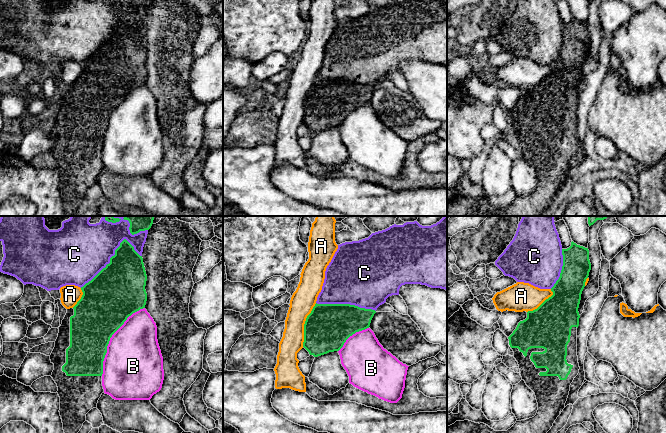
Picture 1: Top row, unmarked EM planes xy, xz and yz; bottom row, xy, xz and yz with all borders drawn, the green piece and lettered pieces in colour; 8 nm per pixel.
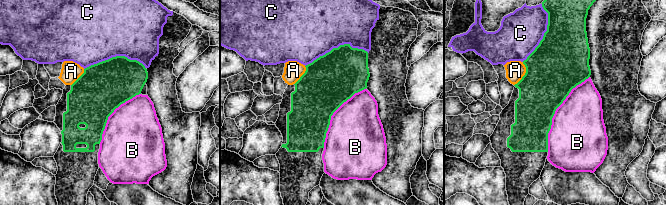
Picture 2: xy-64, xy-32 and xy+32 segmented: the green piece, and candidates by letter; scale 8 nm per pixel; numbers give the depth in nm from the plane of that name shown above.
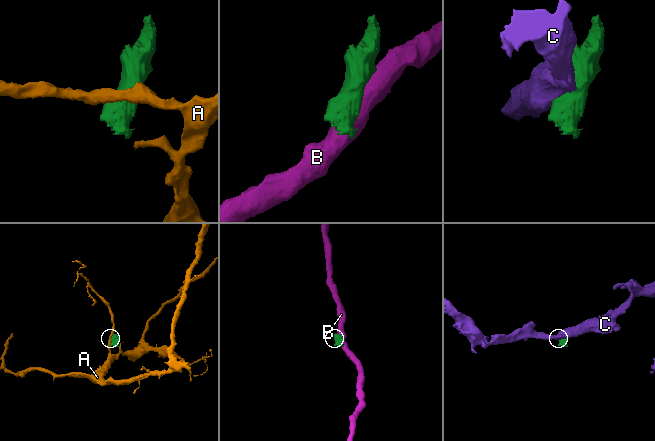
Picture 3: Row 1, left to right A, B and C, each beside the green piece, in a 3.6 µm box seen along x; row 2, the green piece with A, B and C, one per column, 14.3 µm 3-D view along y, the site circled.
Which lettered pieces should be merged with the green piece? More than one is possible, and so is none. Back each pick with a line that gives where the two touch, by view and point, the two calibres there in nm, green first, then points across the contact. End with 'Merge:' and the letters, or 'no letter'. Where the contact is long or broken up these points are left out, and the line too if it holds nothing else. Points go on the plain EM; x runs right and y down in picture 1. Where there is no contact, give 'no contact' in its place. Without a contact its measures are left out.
Merge: no letter

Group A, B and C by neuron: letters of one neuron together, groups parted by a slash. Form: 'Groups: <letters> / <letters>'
Groups: A / B / C

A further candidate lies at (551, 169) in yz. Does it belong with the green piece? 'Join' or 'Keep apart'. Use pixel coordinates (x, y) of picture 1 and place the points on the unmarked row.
Join

